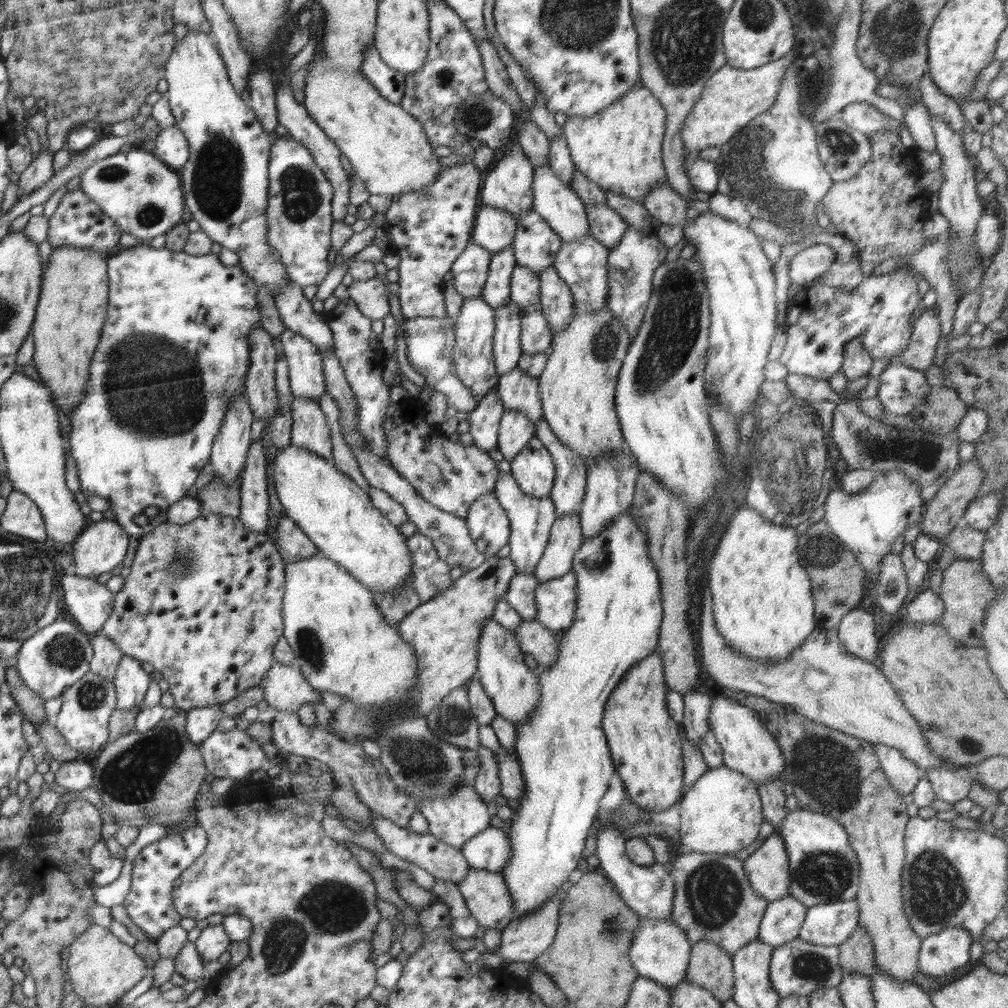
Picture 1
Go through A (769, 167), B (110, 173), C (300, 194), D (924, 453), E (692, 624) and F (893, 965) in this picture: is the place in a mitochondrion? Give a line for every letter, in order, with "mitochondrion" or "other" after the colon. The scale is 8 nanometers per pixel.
A: mitochondrion
B: mitochondrion
C: mitochondrion
D: mitochondrion
E: other
F: other

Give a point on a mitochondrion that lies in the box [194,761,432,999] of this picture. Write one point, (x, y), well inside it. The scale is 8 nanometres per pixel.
(335, 907)

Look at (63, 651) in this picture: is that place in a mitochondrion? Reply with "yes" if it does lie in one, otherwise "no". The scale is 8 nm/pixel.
yes

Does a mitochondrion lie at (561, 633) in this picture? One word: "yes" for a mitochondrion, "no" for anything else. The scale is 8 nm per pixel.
no

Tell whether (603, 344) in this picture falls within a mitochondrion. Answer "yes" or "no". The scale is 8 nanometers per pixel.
yes

